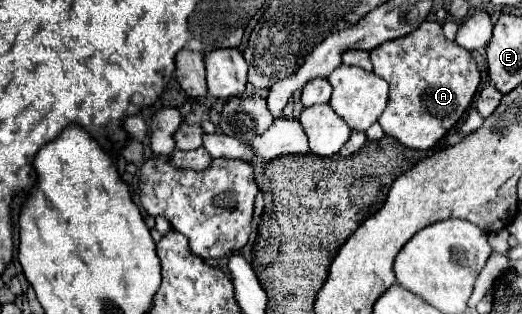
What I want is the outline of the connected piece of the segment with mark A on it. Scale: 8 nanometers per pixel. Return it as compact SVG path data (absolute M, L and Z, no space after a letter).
M426 21L410 35L372 49L370 59L374 73L390 83L390 99L378 123L386 135L410 149L430 149L456 127L480 85L472 53L456 41L448 41L436 21Z

